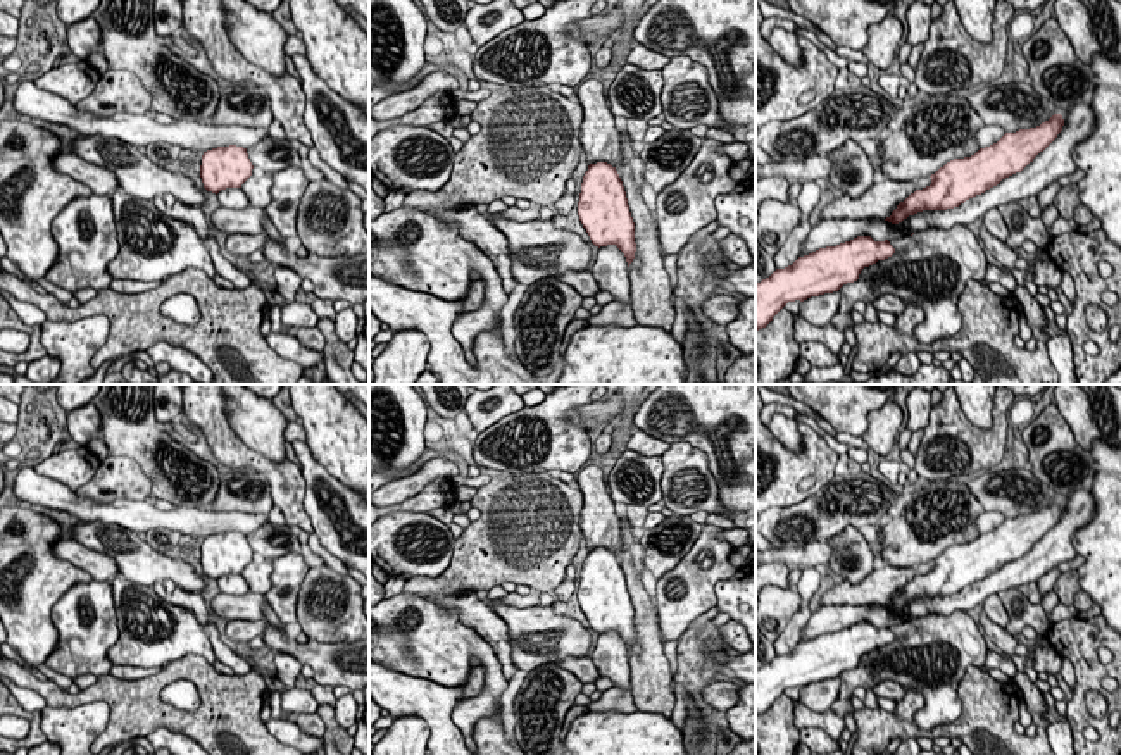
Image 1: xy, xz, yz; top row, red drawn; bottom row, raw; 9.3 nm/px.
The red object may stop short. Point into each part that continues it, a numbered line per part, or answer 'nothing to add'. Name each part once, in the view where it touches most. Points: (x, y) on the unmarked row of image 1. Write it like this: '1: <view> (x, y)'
1: yz (1056, 547)

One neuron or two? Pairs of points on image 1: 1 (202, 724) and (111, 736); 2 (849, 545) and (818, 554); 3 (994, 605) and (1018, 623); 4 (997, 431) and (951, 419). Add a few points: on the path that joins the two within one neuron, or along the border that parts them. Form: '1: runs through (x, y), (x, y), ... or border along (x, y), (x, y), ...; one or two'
1: runs through (180, 721), (133, 719); one
2: border along (825, 540), (830, 547), (828, 562); two
3: border along (997, 595), (1008, 616), (1006, 628); two
4: runs through (985, 436), (968, 436), (963, 431); one

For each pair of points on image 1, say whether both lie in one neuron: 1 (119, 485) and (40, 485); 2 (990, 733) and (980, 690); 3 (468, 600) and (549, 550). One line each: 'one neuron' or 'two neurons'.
1: two neurons
2: one neuron
3: two neurons

